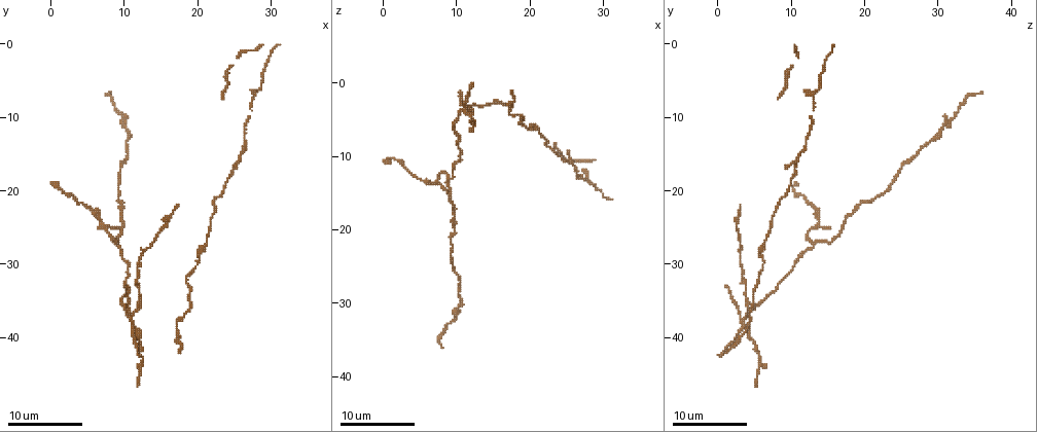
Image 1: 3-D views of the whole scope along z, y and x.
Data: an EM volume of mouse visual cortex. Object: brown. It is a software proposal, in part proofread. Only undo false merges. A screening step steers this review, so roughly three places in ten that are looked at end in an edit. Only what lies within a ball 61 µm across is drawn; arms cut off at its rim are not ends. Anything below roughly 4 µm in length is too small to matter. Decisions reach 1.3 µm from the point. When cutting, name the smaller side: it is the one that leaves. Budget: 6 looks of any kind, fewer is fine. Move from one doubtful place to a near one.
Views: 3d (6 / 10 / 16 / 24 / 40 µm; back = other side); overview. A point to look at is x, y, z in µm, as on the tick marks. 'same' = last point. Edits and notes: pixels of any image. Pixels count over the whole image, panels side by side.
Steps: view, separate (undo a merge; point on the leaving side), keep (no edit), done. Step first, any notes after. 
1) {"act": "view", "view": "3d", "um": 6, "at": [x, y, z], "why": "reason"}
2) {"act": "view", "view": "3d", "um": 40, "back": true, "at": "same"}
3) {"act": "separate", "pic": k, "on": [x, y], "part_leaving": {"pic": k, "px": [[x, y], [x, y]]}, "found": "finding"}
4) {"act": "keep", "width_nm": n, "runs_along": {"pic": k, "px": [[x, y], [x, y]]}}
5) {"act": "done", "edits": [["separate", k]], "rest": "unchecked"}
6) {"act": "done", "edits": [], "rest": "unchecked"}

{"act": "view", "view": "3d", "um": 10, "at": [21.0, 27.5, 6.0], "why": "thick turns thin"}

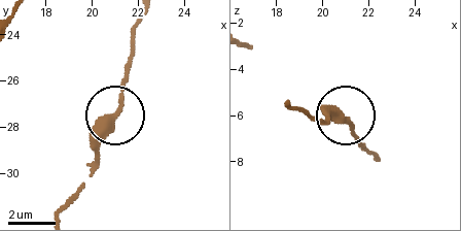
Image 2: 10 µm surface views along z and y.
{"act": "keep", "width_nm": 320, "runs_along": {"pic": 2, "px": [[286, 106], [321, 123], [335, 112], [349, 123], [357, 140]]}, "found": "all the same neuron"}

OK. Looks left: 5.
{"act": "view", "view": "3d", "um": 10, "at": [9.0, 27.0, 13.0], "why": "three-way junction"}

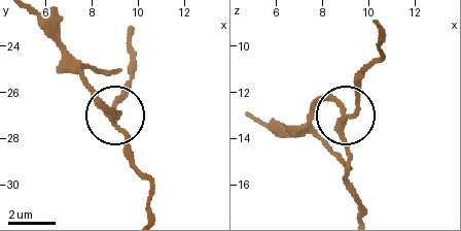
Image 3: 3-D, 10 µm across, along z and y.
{"act": "view", "view": "3d", "um": 10, "back": true, "at": [8.8, 27.0, 13.2]}

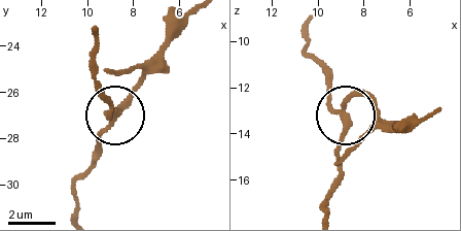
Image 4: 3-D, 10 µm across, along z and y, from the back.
{"act": "separate", "pic": 4, "on": [131, 96], "arms": 3, "found": "a second neuron is stuck on"}

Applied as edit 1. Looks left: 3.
{"act": "view", "view": "overview"}

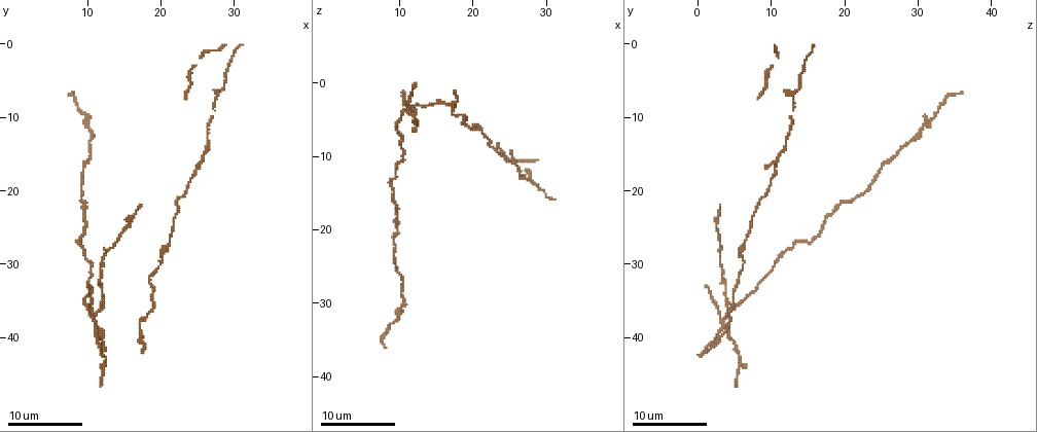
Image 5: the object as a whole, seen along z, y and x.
{"act": "view", "view": "3d", "um": 10, "at": [11.0, 37.5, 3.5], "why": "four-way junction"}

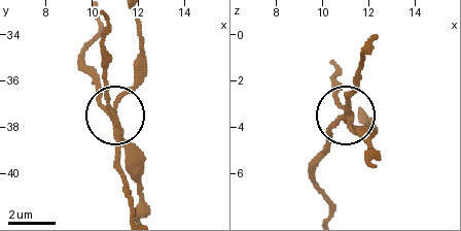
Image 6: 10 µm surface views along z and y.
{"act": "view", "view": "3d", "um": 10, "back": true, "at": "same"}

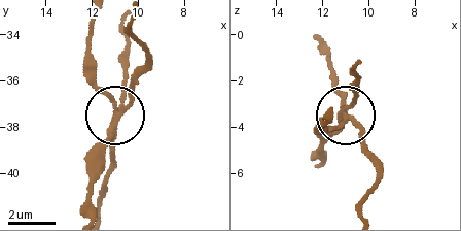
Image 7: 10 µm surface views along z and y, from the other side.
{"act": "separate", "pic": 7, "on": [90, 158], "arms": 4, "part_leaving": {"pic": 7, "px": [[109, 135], [91, 209]]}, "found": "two neurons meet here"}

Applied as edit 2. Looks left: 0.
{"act": "done", "edits": [["separate", 4], ["separate", 7]], "rest": "unchecked"}

